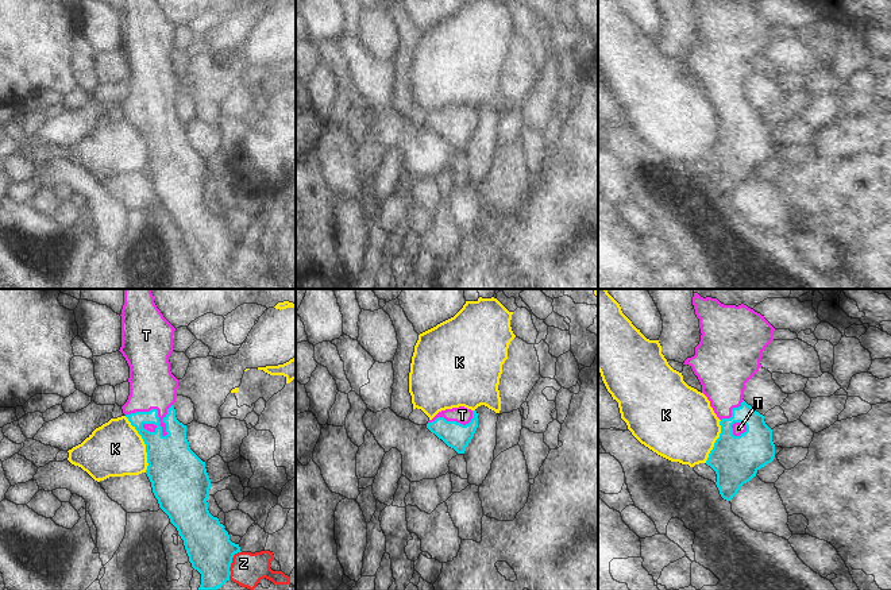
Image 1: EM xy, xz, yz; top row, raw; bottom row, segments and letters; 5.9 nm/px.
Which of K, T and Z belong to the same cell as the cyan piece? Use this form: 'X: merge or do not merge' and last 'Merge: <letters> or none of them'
K: do not merge
T: merge
Z: merge
Merge: T, Z

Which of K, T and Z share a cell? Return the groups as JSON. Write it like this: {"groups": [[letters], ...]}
{"groups": [["K"], ["T", "Z"]]}

